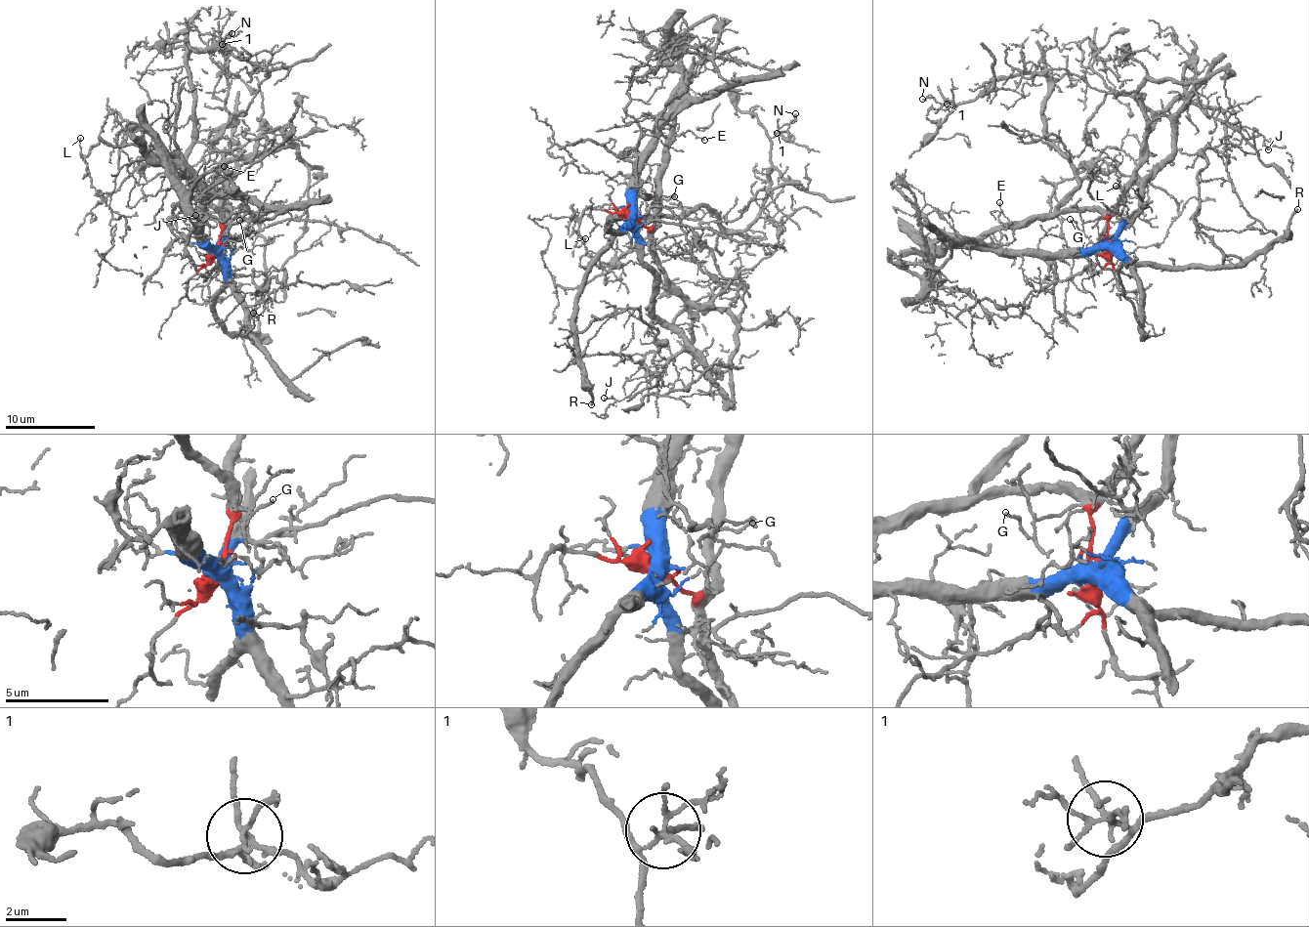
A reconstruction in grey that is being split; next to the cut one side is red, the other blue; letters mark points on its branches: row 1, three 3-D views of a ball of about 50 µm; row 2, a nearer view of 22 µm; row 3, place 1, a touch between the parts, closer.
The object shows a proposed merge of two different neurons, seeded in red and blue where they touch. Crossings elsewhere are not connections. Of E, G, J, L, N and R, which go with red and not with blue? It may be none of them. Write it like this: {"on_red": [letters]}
{"on_red": ["E", "G", "J", "L", "N"]}

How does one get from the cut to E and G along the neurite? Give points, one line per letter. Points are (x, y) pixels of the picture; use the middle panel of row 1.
E: (632, 219), (648, 229), (653, 226), (657, 175), (676, 135), (689, 131), (703, 140)
G: (632, 219), (647, 228), (653, 225), (657, 201), (673, 196)

